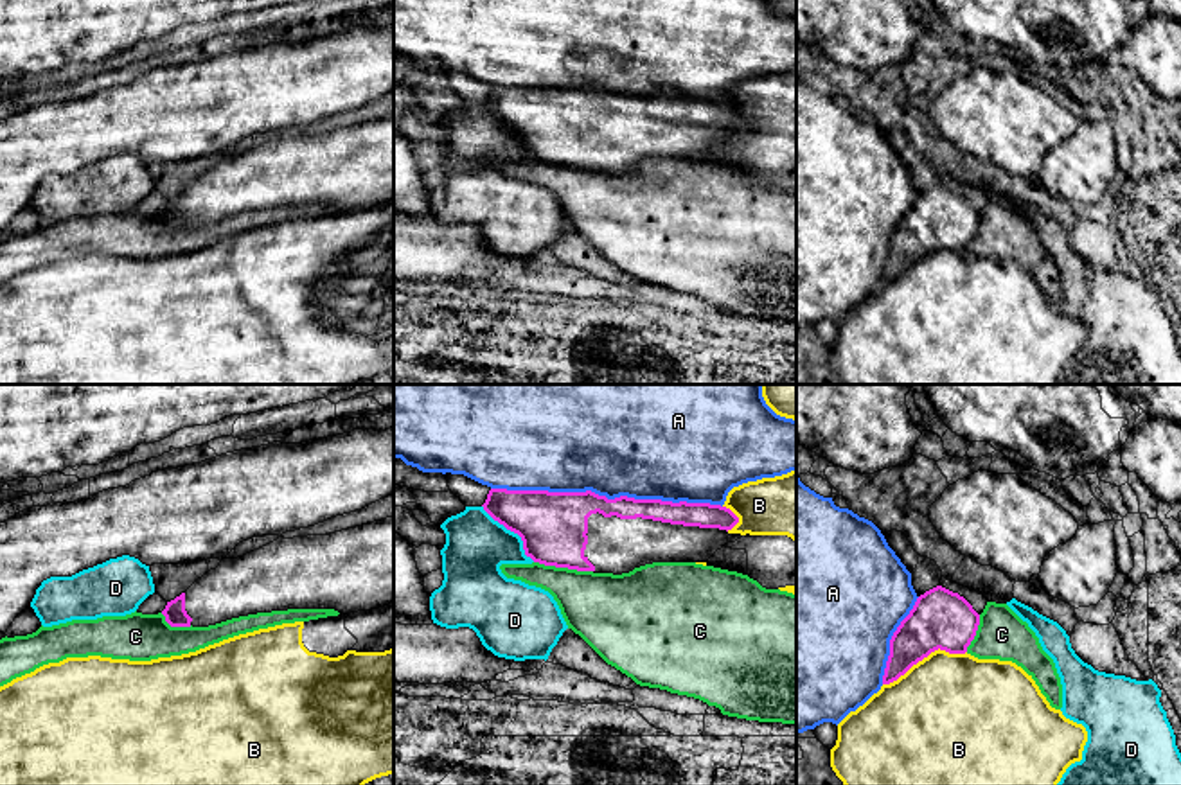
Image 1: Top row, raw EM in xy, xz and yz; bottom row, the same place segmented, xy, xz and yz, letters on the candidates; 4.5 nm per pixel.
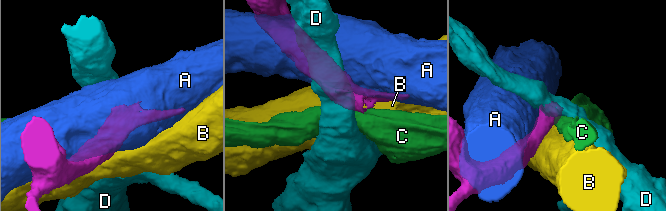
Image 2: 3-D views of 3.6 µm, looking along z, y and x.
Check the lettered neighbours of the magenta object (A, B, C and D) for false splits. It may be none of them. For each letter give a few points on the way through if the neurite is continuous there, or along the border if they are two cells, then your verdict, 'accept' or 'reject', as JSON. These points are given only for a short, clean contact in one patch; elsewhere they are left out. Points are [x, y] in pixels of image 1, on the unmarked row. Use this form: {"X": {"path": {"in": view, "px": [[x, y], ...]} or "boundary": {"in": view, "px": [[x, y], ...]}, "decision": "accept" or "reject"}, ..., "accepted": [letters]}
{"A": {"decision": "reject"}, "B": {"decision": "reject"}, "C": {"decision": "reject"}, "D": {"boundary": {"in": "xz", "px": [[482, 103], [495, 117], [520, 135], [523, 149], [534, 158]]}, "decision": "reject"}, "accepted": []}

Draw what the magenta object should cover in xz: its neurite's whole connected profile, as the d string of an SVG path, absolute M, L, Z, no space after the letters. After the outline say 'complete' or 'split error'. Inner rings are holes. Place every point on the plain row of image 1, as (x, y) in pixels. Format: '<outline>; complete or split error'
M491 86L482 104L521 135L534 160L613 172L653 160L708 160L739 120L721 102L608 97L591 88Z; split error

